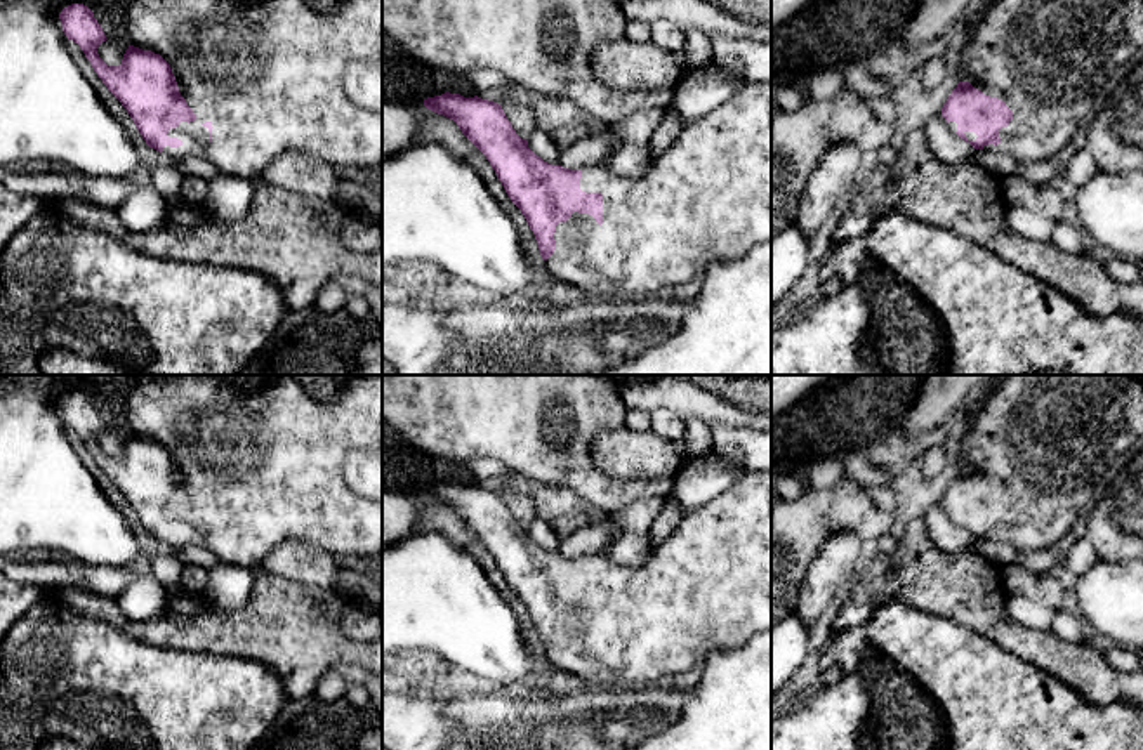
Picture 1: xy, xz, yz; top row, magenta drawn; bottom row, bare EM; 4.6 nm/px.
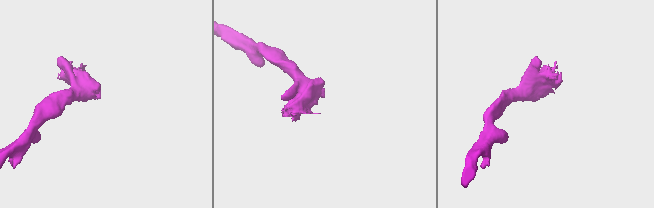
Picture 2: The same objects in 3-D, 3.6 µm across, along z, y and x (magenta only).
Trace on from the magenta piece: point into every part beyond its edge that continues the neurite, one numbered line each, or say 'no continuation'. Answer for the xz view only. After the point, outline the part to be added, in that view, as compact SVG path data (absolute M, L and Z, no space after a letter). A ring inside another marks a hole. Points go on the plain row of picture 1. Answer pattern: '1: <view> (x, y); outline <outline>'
1: xz (707, 587); outline M747 472L743 479L731 484L707 505L683 516L671 536L658 545L650 543L644 561L638 566L617 564L615 561L599 556L582 557L580 578L603 583L603 613L599 615L589 602L573 601L566 611L556 615L556 639L545 649L545 660L552 670L568 672L596 684L648 686L657 679L679 675L697 665L704 665L714 651L743 646L752 635L771 628L771 472Z

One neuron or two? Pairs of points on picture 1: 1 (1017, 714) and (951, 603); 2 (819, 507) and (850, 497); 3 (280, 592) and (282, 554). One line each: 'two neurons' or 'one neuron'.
1: two neurons
2: one neuron
3: two neurons

